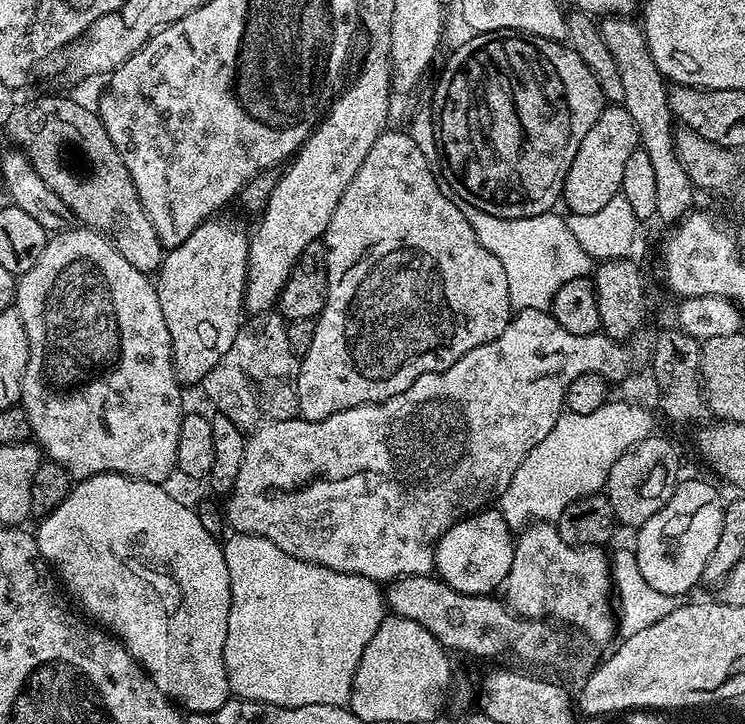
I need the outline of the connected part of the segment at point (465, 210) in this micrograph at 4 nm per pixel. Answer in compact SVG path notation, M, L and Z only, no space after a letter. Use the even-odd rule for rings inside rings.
M453 195L452 201L458 210L462 210L462 214L466 214L474 234L478 234L478 242L482 242L482 246L486 246L486 250L490 250L498 262L502 262L513 309L551 309L554 294L558 294L561 286L566 286L570 278L582 278L593 271L592 257L570 230L567 219L563 215L556 216L555 211L515 220L486 214L486 210L478 210L474 202L466 202L466 198L458 195Z

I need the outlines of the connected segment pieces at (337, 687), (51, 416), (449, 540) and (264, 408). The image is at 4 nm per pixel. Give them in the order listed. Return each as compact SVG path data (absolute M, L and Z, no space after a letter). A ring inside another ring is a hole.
M230 536L222 547L226 570L230 570L232 595L224 647L231 695L283 708L347 705L362 650L370 646L370 638L378 634L378 626L382 626L386 615L386 596L381 585L353 572L330 570L294 558L261 536Z
M73 226L68 231L55 233L49 239L46 250L42 250L42 258L38 258L38 262L34 262L34 266L30 266L30 270L26 270L23 276L19 277L14 288L14 307L22 318L22 326L26 326L26 338L30 338L30 362L26 362L20 404L26 410L26 418L30 418L35 443L40 445L43 455L62 465L77 481L88 476L113 472L151 484L164 484L167 476L176 472L178 430L182 419L182 385L176 379L176 371L172 365L172 339L170 330L166 330L166 318L162 318L162 306L158 306L155 283L145 273L130 266L130 262L126 262L126 258L118 254L115 244L101 232L83 226Z
M489 506L482 512L458 520L446 530L446 534L442 534L436 544L434 572L456 592L487 596L507 581L515 549L513 529L509 528L506 518L502 518L499 507Z
M268 314L257 320L260 321L253 328L241 327L234 338L234 346L222 354L218 366L214 366L202 381L205 394L216 403L215 411L230 418L230 422L242 430L300 416L296 383L301 357L290 350L288 325L279 314Z

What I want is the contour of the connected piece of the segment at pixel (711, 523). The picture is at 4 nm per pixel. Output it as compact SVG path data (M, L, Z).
M684 478L677 483L670 502L635 533L638 566L650 586L661 594L684 598L696 583L701 583L706 562L710 562L710 554L722 534L724 505L719 490L704 480Z

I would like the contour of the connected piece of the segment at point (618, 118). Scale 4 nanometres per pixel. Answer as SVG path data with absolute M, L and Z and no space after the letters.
M608 106L590 126L586 138L582 138L582 146L578 146L578 154L574 154L574 162L566 174L563 203L568 203L568 212L572 214L594 214L594 210L602 210L610 198L620 195L622 173L630 154L640 143L640 135L634 126L634 118L622 106Z

